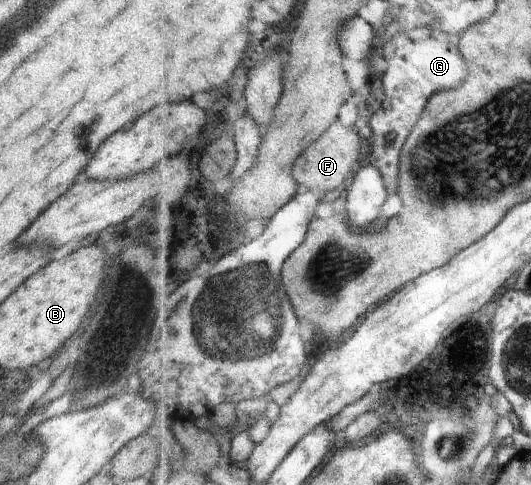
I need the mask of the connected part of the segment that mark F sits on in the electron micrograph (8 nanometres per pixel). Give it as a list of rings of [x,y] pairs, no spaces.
[[[342,122],[334,124],[330,128],[330,132],[326,132],[320,142],[316,142],[304,154],[304,158],[300,158],[300,162],[296,162],[296,180],[302,186],[308,188],[316,188],[316,190],[338,190],[342,188],[348,178],[352,178],[358,171],[358,162],[362,156],[362,136],[358,132],[358,128],[348,128]]]

